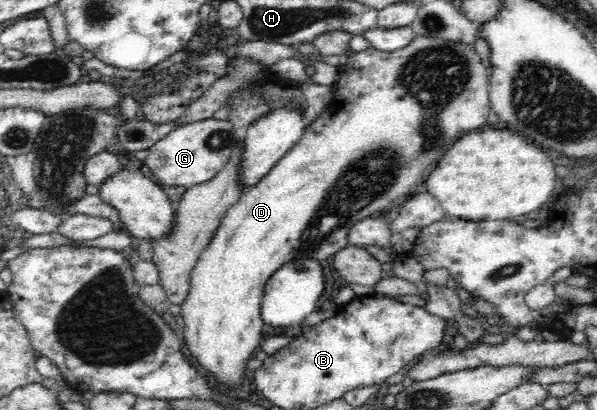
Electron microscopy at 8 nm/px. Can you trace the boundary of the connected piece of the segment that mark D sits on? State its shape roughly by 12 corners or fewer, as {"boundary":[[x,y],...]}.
{"boundary":[[473,45],[350,49],[228,209],[179,320],[228,391],[324,261],[492,110]]}

